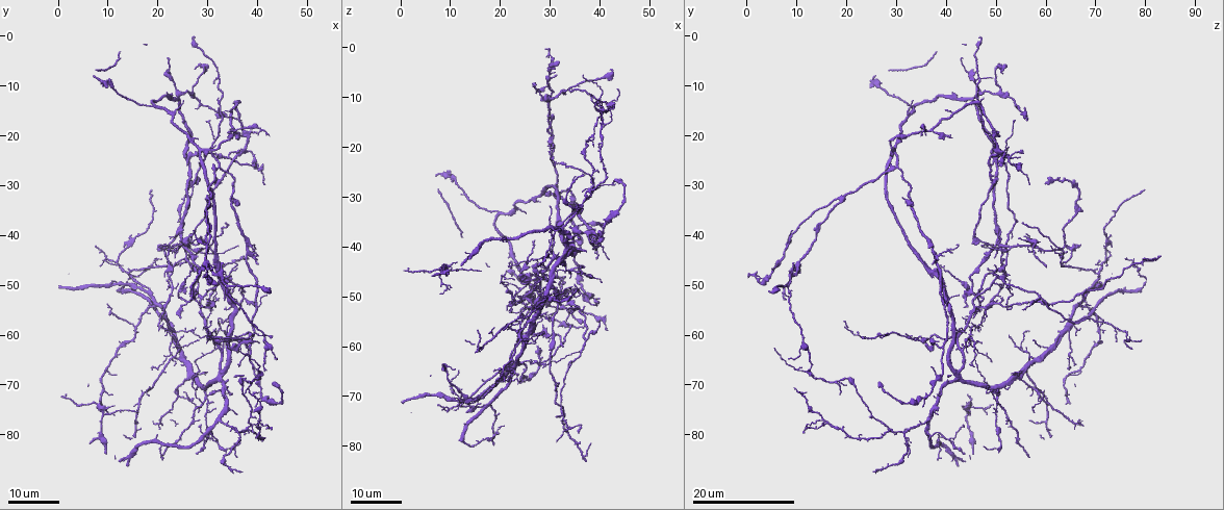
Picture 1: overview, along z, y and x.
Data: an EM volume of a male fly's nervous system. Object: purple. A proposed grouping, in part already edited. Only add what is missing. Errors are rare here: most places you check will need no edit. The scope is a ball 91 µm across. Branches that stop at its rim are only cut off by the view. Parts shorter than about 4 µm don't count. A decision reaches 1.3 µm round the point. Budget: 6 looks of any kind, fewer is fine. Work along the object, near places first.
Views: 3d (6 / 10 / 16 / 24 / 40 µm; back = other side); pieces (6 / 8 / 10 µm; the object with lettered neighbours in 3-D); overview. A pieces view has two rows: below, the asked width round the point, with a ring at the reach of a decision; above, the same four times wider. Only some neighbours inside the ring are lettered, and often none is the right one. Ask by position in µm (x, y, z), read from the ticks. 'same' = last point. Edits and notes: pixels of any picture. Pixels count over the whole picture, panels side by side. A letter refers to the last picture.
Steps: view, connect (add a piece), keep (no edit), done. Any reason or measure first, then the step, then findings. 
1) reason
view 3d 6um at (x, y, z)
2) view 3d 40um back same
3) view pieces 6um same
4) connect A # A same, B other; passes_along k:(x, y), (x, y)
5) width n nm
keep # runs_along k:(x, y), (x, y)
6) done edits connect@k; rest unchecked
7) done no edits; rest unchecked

an open end
view 3d 16um at (37.0, 68.0, 41.0)

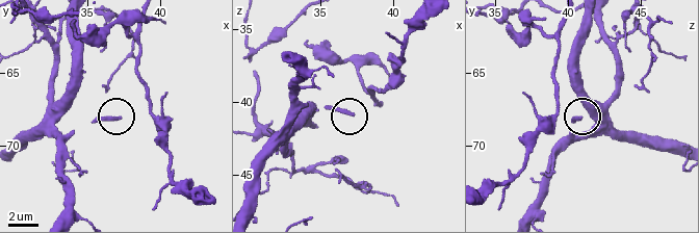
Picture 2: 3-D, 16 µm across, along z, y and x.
view pieces 8um at (37.0, 68.0, 40.8)

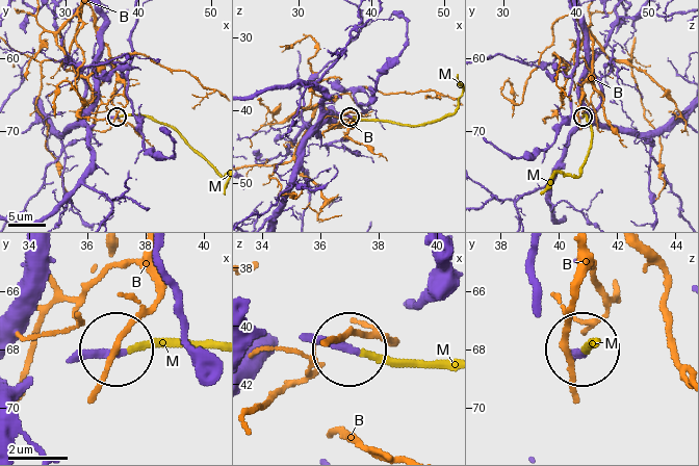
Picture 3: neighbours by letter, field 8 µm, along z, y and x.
connect M # B other, M same; passes_along 3:(93, 126), (127, 114), (153, 118), (172, 126), (214, 171); the neuron continues

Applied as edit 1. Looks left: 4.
redraw
view overview

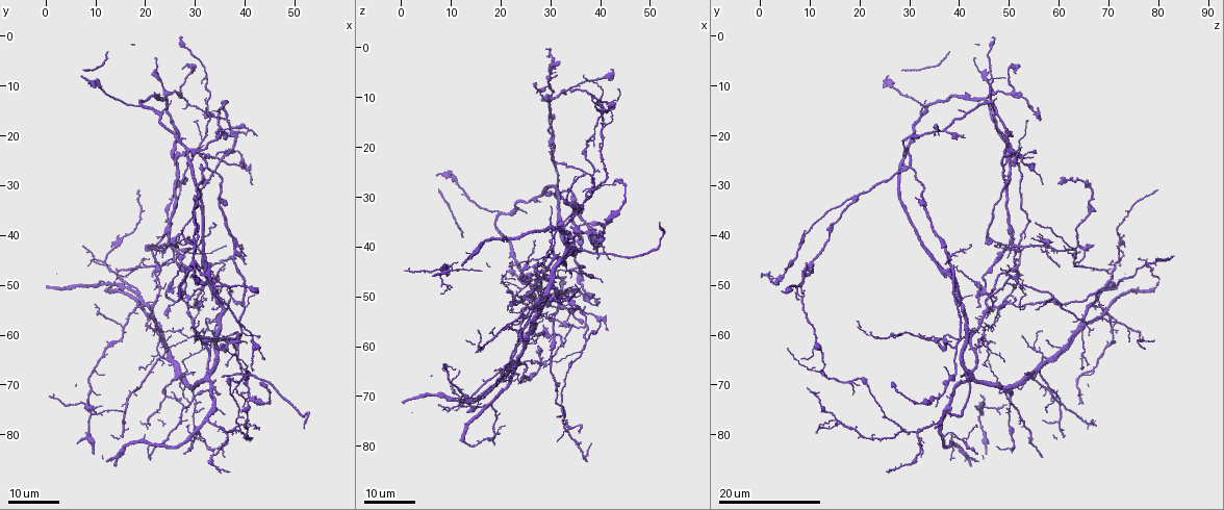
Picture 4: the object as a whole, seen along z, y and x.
long arm stops here
view 3d 16um at (51.5, 78.5, 35.0)

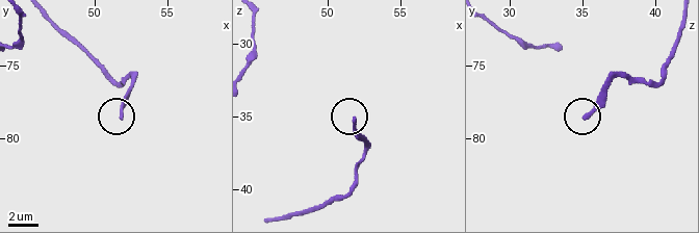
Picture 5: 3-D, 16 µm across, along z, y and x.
view pieces 8um at (51.8, 78.6, 35.2)

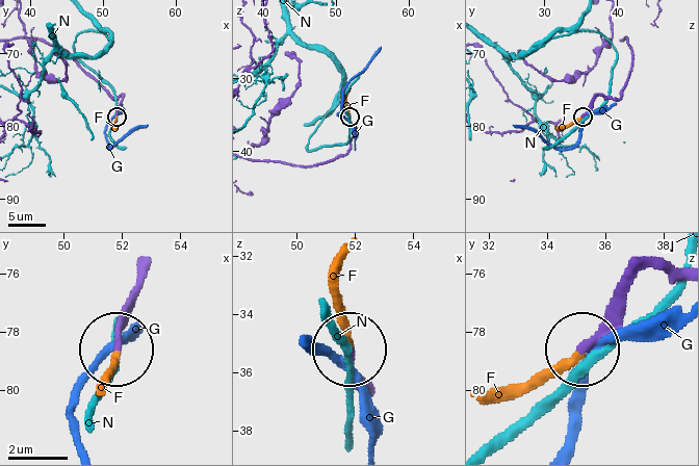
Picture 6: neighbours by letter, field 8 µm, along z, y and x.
connect F # F same, G other, N other; passes_along 6:(643, 269), (616, 311), (576, 352), (519, 384), (489, 389); it goes on there

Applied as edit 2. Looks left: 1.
done edits connect@3, connect@6; rest unchecked

